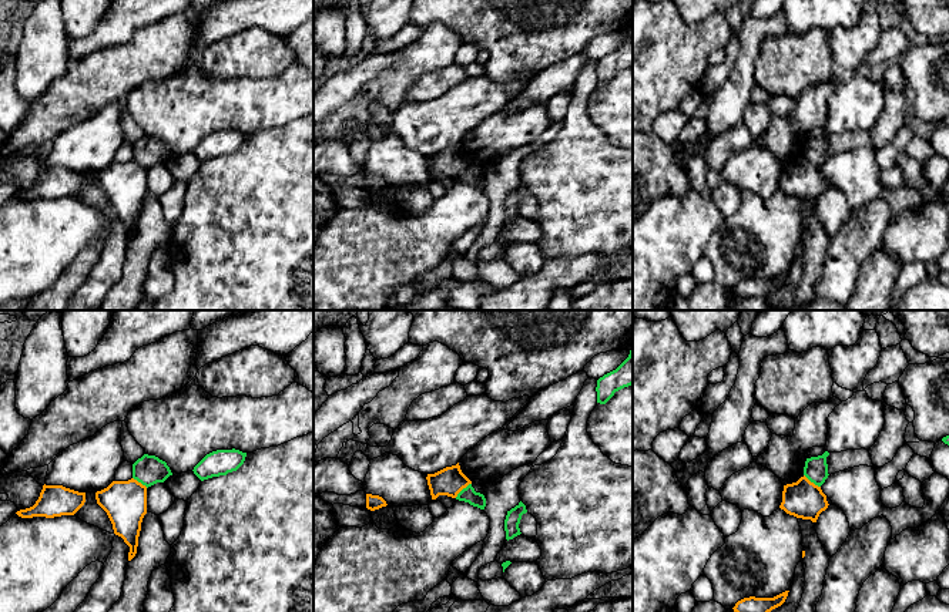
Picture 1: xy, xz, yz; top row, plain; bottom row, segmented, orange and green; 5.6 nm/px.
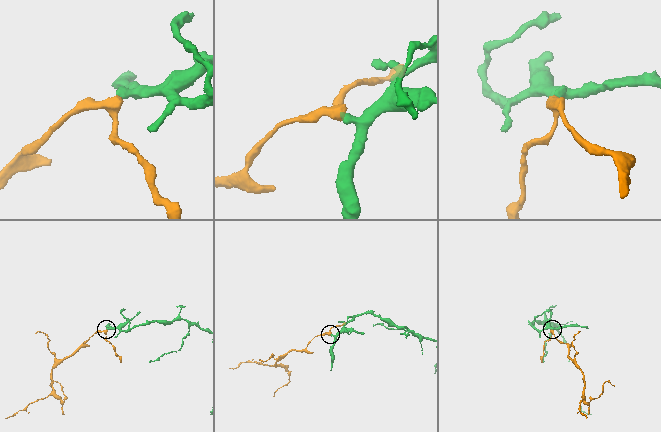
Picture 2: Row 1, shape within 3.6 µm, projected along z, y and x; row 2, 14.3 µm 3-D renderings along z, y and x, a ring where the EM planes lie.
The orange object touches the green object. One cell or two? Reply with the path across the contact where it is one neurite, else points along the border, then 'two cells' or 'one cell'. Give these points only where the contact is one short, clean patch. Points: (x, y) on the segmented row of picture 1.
along xz (470, 483), (455, 497) | two cells

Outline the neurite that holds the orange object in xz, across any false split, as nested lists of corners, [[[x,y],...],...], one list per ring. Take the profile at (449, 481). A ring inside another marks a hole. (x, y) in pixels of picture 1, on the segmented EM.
[[[459,463],[435,474],[427,474],[426,480],[432,500],[436,500],[439,495],[456,498],[463,488],[472,484],[472,481],[462,473]]]

